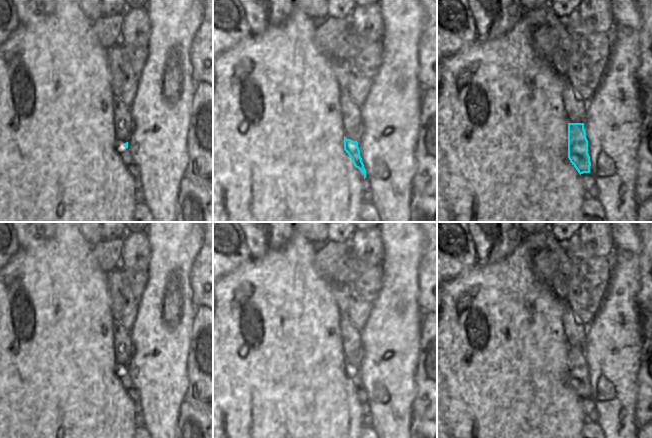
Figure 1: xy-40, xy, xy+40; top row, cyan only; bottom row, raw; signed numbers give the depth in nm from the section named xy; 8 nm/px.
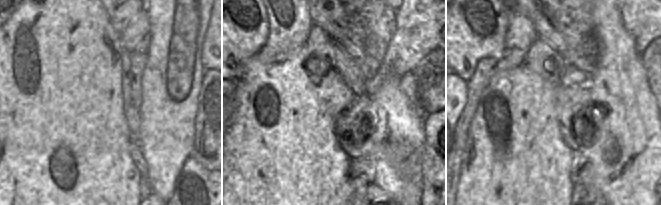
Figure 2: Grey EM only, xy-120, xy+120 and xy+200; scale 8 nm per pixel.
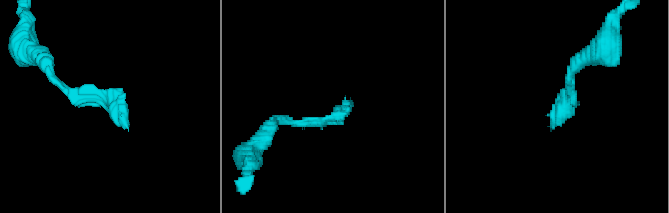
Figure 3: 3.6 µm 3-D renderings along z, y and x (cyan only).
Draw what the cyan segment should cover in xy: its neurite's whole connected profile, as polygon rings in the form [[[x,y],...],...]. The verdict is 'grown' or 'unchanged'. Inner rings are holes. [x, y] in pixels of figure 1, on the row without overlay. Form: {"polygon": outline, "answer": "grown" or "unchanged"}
{"polygon": [[[344,360],[344,374],[350,380],[356,394],[361,403],[366,402],[366,394],[360,380],[360,374],[358,372],[358,366],[351,363],[347,363]]], "answer": "grown"}

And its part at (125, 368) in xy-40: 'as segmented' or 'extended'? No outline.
extended

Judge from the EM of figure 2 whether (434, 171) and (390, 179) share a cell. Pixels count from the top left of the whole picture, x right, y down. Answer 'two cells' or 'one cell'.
two cells

